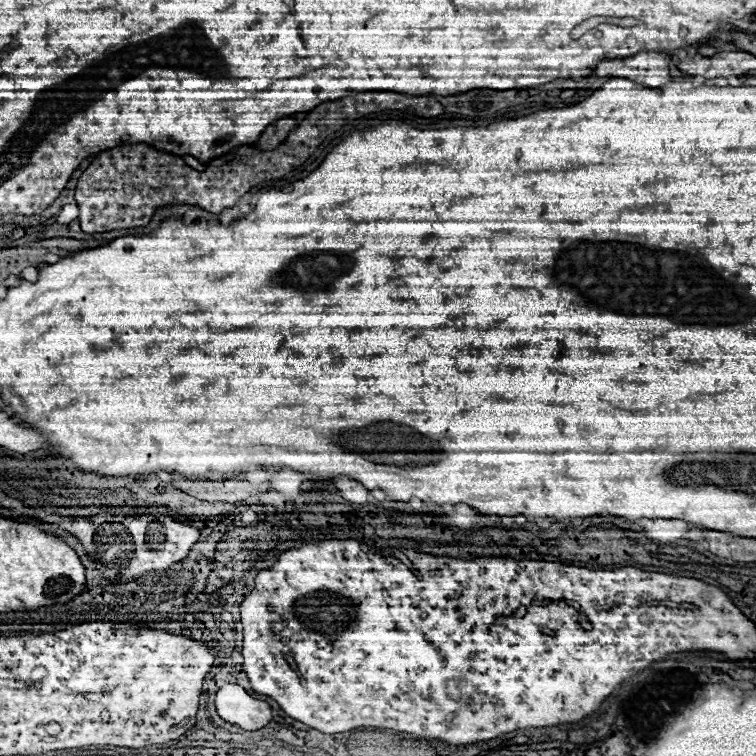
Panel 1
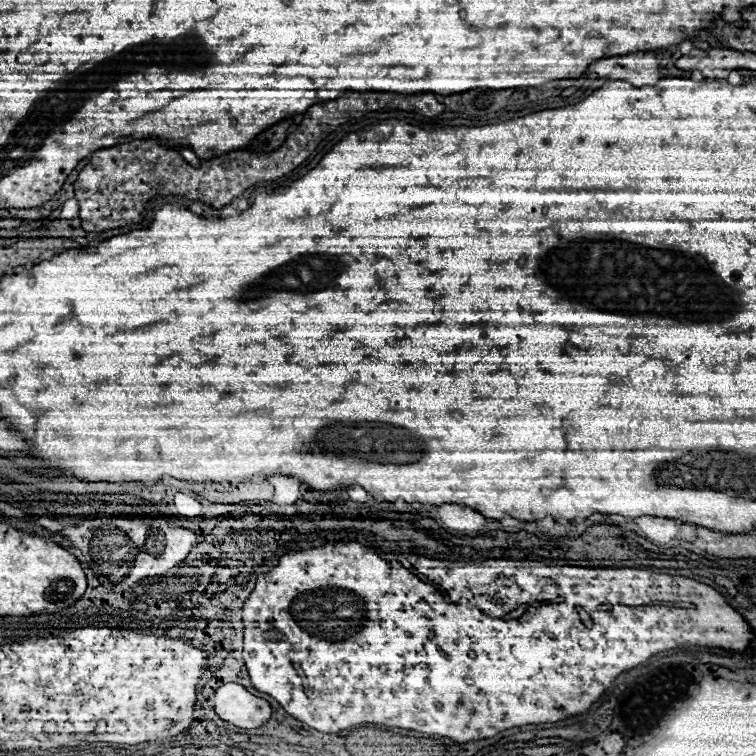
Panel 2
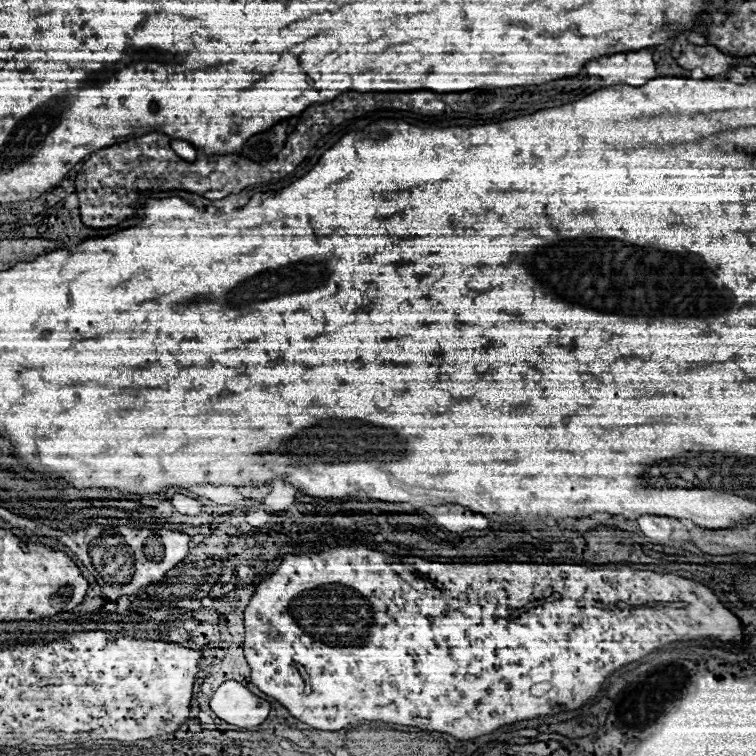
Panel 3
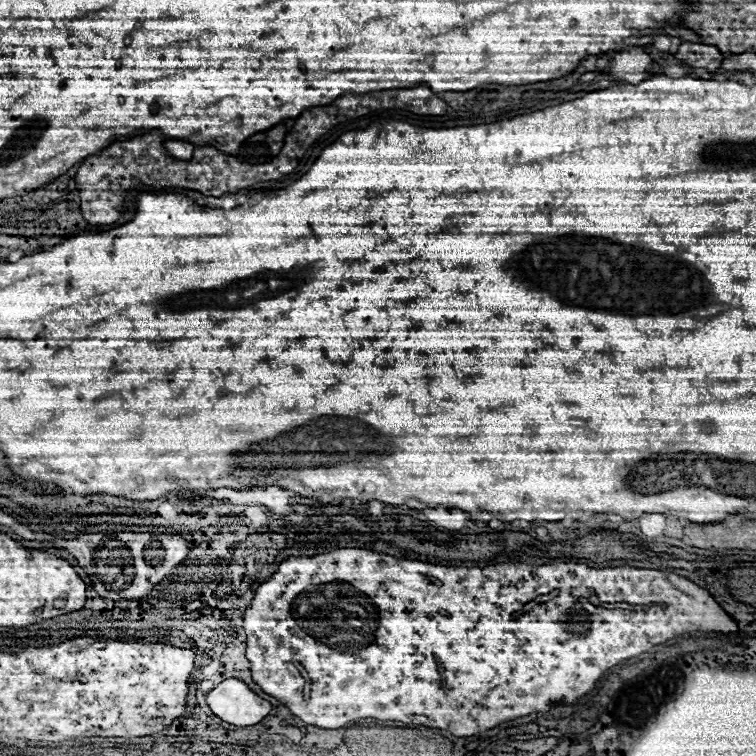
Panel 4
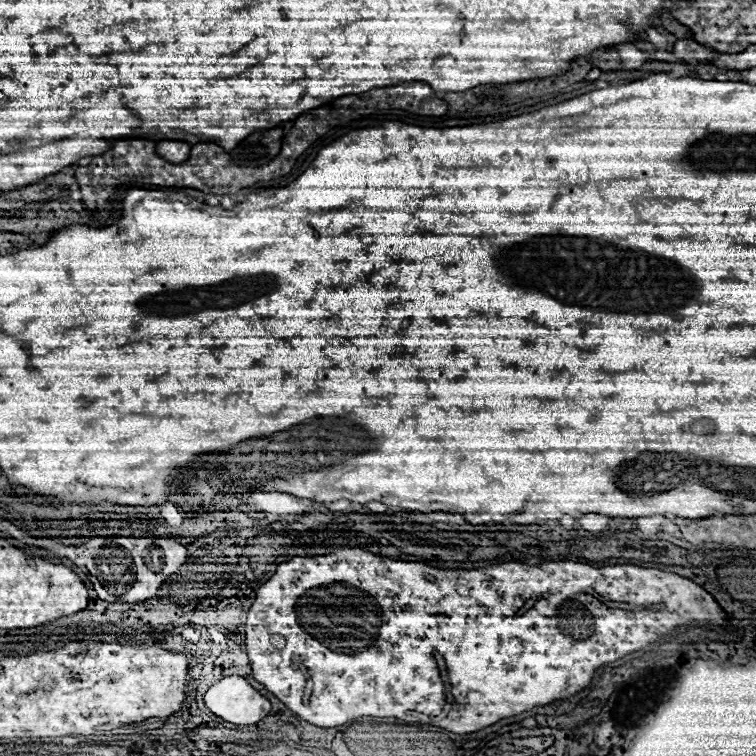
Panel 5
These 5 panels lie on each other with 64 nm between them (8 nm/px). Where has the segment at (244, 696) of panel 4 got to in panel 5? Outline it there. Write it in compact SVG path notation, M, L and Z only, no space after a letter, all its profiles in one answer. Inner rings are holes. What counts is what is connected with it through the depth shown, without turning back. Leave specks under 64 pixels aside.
M224 676L204 694L208 710L226 722L252 726L270 714L270 700L252 688L242 676Z

